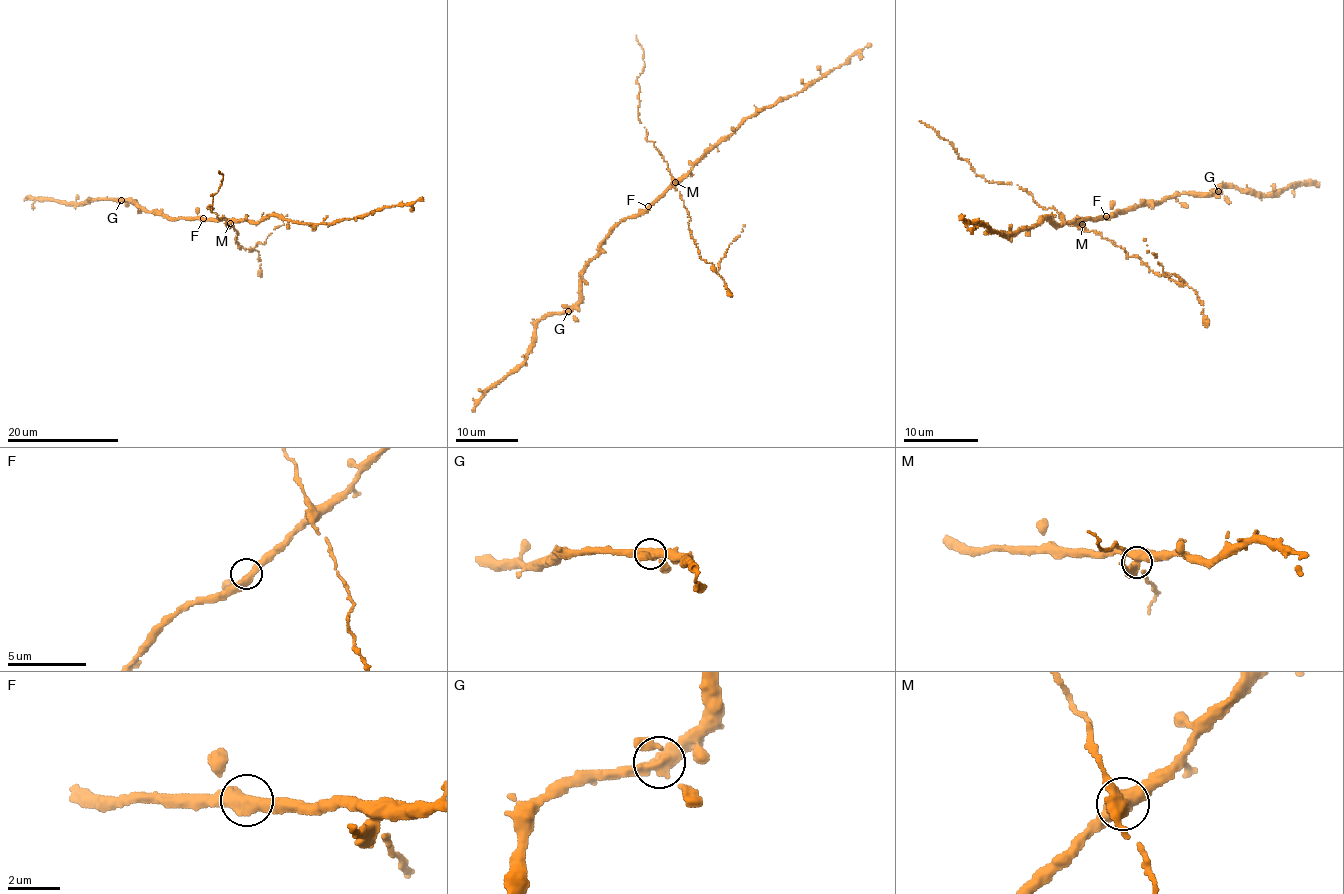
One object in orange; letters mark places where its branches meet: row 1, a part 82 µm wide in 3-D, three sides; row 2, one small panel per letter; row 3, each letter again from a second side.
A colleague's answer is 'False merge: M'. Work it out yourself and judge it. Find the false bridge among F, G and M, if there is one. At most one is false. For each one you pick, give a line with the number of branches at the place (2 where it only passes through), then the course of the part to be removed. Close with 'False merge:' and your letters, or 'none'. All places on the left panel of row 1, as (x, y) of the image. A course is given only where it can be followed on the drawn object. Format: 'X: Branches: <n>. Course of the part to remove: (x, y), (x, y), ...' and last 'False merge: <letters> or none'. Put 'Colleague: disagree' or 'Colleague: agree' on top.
Colleague: agree
M: Branches: 4. Course of the part to remove: (231, 223), (229, 226), (232, 225), (238, 234), (235, 240), (237, 245), (251, 250), (284, 224), (287, 214)
False merge: M

